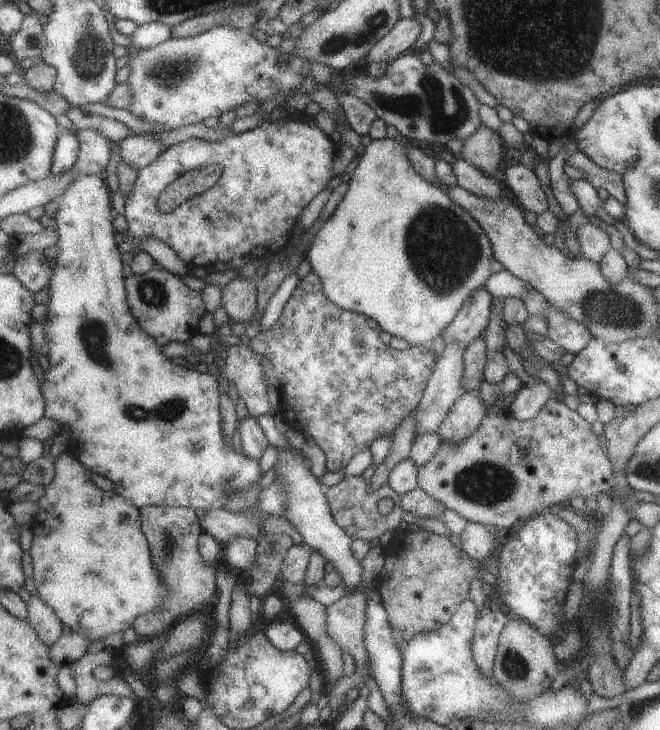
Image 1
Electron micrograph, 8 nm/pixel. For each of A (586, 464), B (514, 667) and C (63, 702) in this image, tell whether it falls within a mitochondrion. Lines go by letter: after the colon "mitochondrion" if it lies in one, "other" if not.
A: other
B: mitochondrion
C: other

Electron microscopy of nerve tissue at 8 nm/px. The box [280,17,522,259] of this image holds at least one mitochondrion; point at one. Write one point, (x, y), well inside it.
(443, 111)

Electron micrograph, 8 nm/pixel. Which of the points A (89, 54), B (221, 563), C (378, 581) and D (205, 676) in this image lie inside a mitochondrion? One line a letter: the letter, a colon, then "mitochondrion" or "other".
A: mitochondrion
B: other
C: other
D: other

